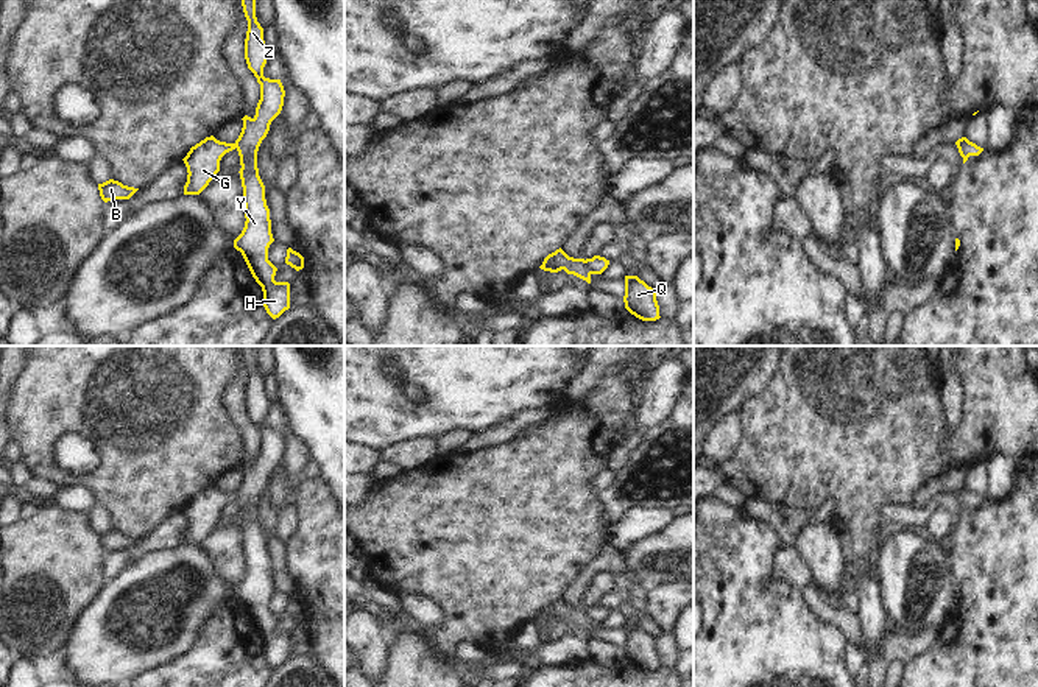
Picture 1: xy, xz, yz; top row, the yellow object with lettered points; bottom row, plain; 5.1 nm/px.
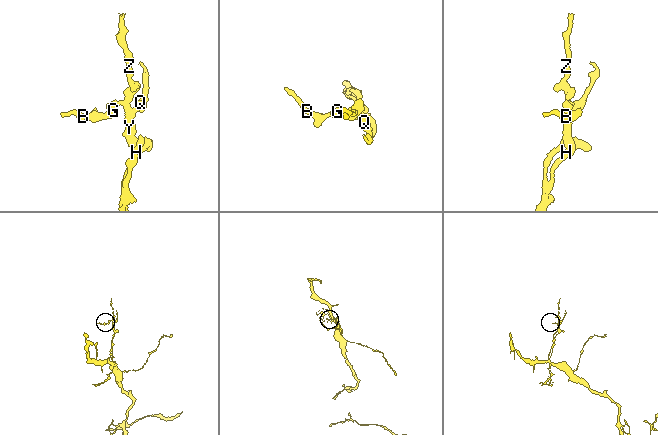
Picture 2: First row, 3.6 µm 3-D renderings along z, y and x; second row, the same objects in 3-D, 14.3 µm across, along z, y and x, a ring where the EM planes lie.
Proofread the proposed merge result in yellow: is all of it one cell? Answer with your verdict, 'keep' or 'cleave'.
cleave

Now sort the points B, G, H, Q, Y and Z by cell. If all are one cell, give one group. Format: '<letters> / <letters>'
B G / H Q Y Z

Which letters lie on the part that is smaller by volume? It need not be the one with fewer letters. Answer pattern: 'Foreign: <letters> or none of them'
Foreign: B, G

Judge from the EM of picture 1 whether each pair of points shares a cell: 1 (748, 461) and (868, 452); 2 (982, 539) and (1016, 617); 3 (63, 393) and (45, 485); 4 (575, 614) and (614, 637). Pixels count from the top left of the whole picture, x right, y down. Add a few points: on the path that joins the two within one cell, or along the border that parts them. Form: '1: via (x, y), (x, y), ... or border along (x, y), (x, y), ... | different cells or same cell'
1: via (778, 458), (790, 452), (839, 452) | same cell
2: via (1001, 558), (1016, 574), (1016, 598) | same cell
3: border along (31, 474), (49, 477), (60, 485) | different cells
4: via (585, 622), (605, 634) | same cell

